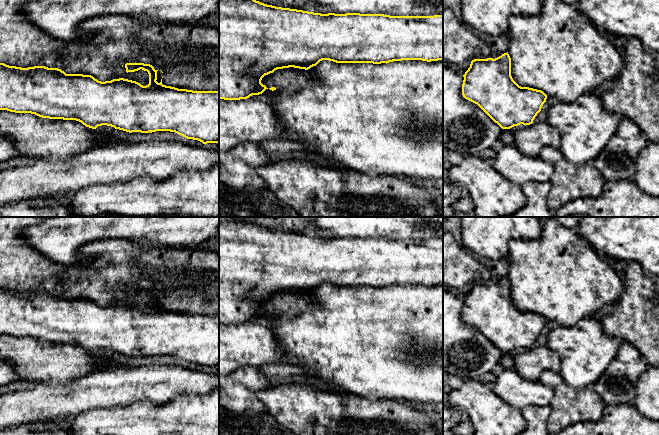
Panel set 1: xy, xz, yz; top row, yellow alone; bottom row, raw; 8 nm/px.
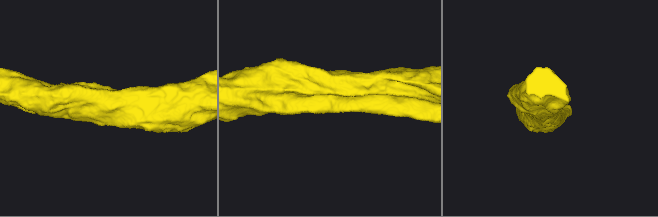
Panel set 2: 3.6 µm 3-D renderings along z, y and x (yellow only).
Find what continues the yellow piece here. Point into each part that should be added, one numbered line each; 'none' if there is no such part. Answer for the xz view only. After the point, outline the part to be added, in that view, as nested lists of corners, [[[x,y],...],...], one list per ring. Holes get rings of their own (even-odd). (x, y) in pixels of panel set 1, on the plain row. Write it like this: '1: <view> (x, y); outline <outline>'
none

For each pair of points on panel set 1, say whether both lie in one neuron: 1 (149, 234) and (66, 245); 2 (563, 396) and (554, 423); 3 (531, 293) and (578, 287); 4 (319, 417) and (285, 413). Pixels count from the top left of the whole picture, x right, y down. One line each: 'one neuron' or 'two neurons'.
1: one neuron
2: one neuron
3: one neuron
4: one neuron

